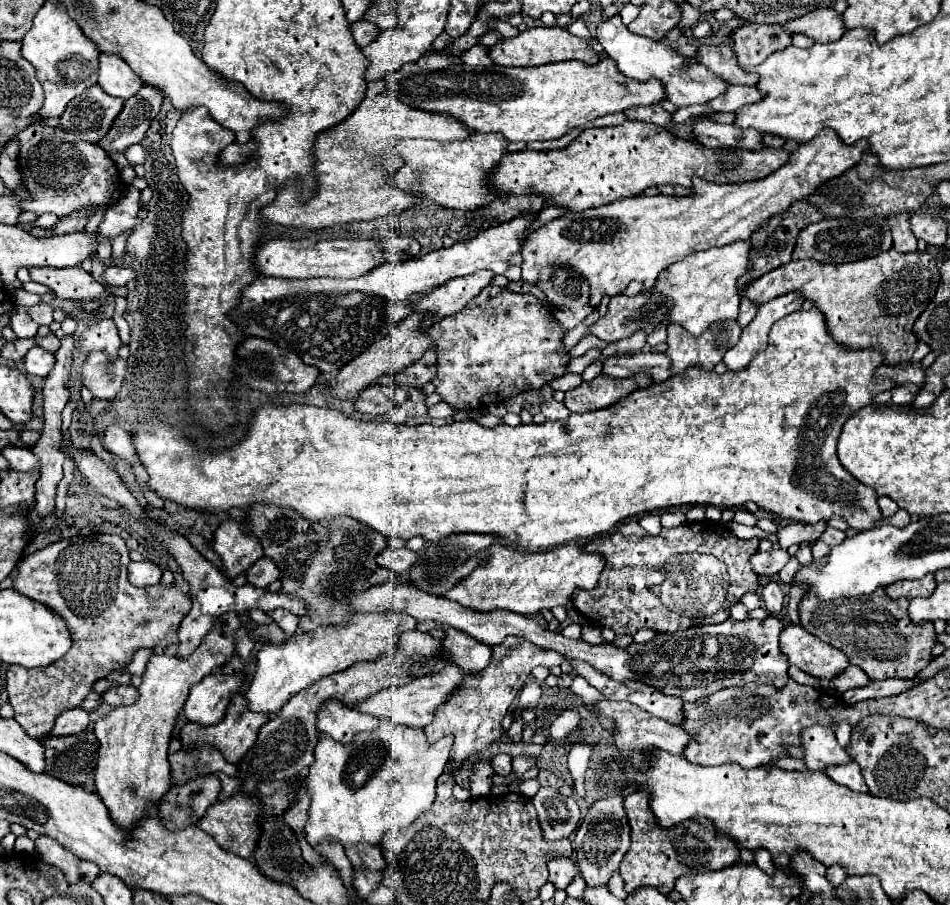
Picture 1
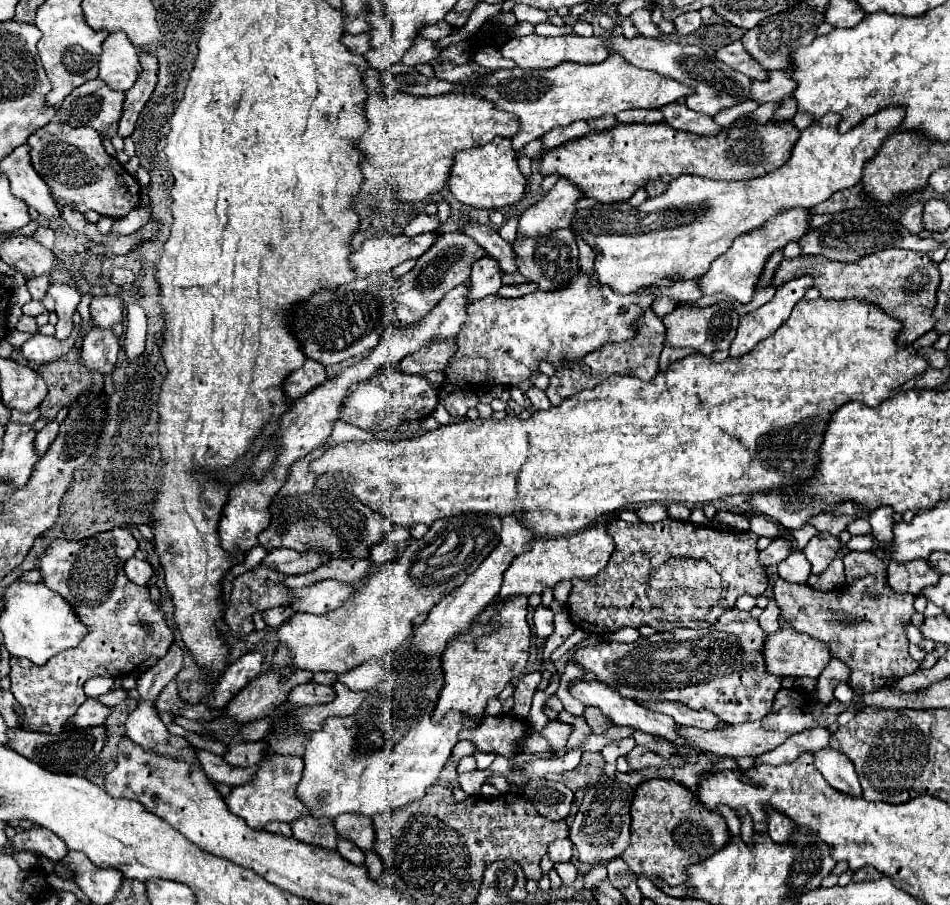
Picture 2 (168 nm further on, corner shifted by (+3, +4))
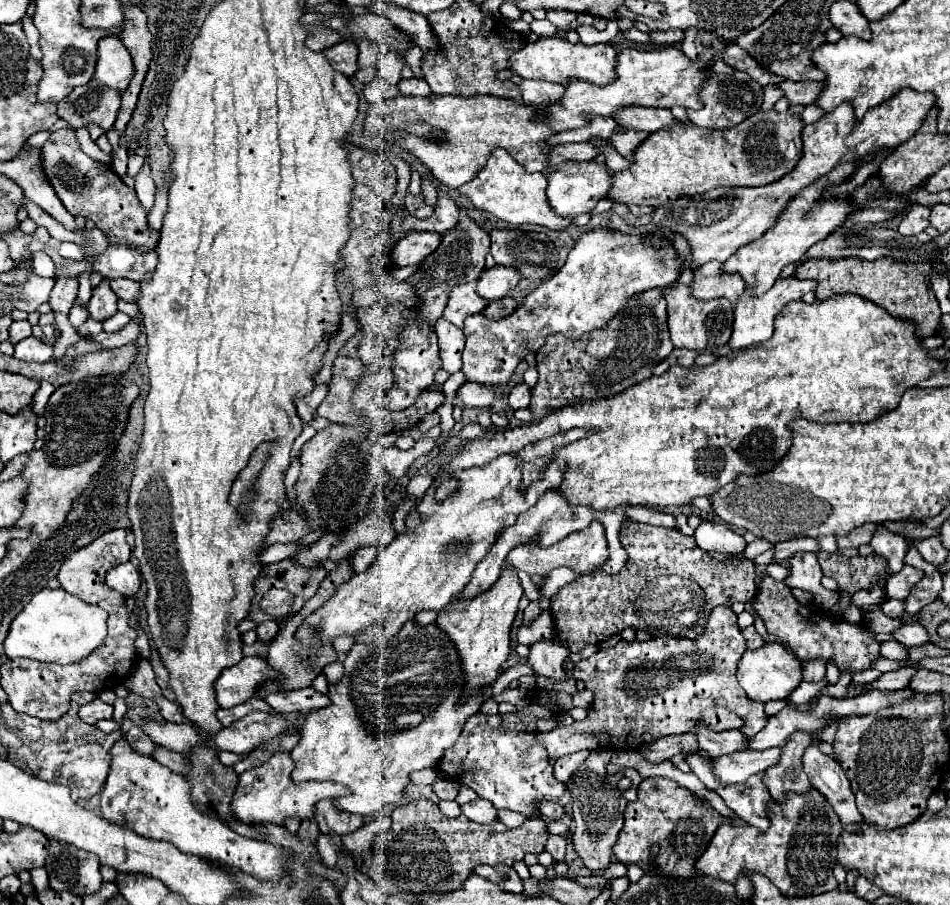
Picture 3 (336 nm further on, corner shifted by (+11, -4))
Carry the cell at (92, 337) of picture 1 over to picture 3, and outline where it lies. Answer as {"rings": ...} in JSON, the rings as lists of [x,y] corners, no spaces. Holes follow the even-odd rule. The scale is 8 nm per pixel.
{"rings":[[[104,278],[102,284],[92,290],[92,298],[88,302],[88,312],[94,320],[102,322],[102,320],[106,320],[118,312],[116,302],[118,302],[118,296],[112,292],[110,280]]]}

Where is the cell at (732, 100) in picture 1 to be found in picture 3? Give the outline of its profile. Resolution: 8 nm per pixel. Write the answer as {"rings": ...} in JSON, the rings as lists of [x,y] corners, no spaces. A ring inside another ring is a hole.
{"rings":[[[784,80],[778,84],[784,90],[784,96],[790,100],[790,104],[802,104],[808,106],[816,102],[818,94],[822,92],[822,82],[816,80],[806,80],[806,82],[794,82],[794,80]]]}

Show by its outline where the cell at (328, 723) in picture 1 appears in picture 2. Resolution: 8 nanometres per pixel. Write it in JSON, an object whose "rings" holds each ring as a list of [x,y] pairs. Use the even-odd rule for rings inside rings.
{"rings":[[[302,684],[290,692],[290,704],[296,708],[302,706],[316,706],[316,704],[326,704],[335,697],[335,690],[332,686],[322,686],[322,684]]]}

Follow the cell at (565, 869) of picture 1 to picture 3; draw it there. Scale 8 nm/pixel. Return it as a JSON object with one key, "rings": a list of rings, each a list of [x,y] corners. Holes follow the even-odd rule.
{"rings":[[[550,836],[546,842],[546,852],[550,852],[556,862],[562,862],[566,854],[566,840],[562,836]]]}

